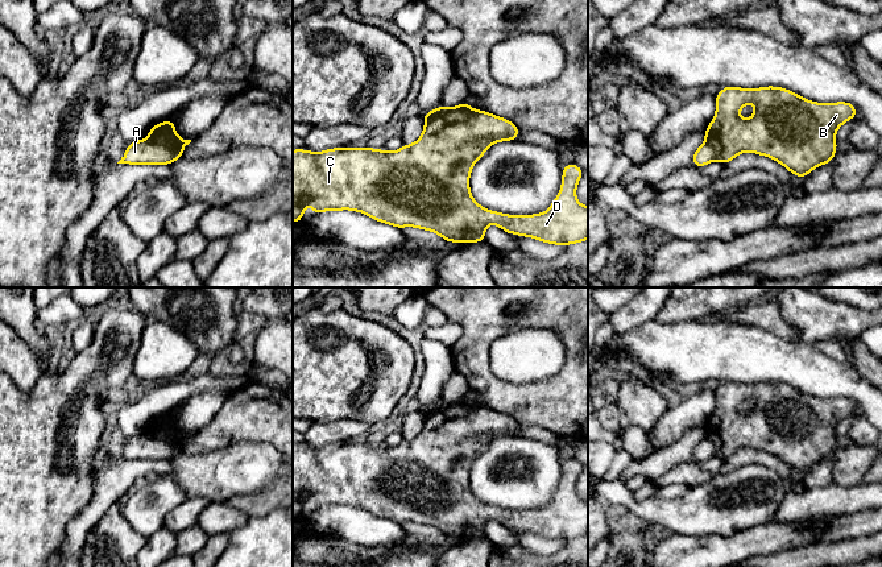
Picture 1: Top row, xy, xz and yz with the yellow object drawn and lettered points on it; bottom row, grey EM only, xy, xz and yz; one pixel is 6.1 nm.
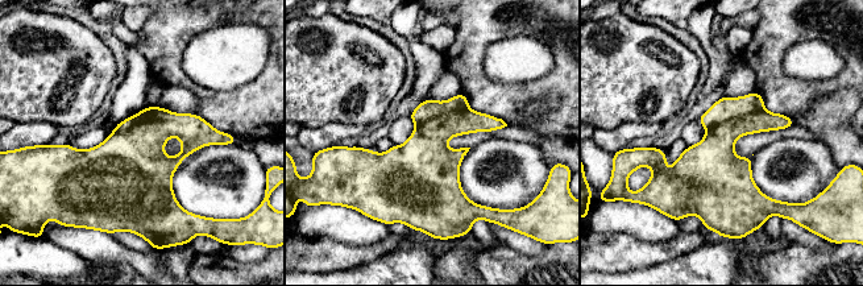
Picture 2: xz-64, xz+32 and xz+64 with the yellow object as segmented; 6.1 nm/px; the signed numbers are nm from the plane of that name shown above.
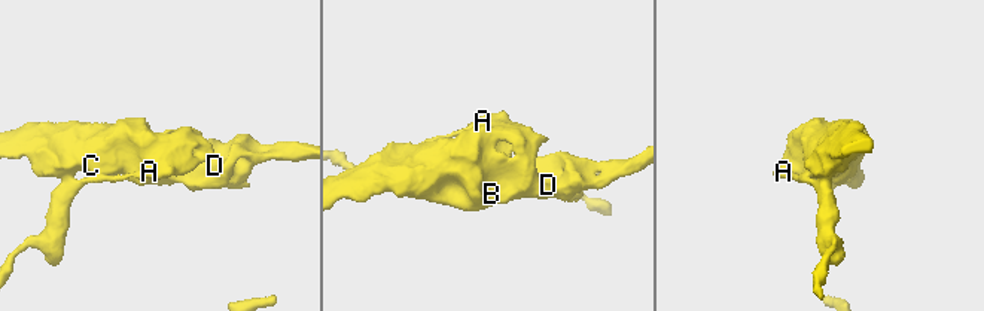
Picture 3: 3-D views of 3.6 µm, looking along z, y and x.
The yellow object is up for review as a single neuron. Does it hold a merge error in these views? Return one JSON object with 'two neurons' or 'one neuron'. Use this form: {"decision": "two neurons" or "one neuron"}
{"decision": "two neurons"}

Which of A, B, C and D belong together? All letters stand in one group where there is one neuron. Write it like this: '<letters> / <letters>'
A / B C D

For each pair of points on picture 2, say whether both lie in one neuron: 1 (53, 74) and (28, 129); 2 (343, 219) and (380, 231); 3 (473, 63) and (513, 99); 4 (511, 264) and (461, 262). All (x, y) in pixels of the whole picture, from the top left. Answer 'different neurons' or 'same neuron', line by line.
1: different neurons
2: same neuron
3: same neuron
4: different neurons

